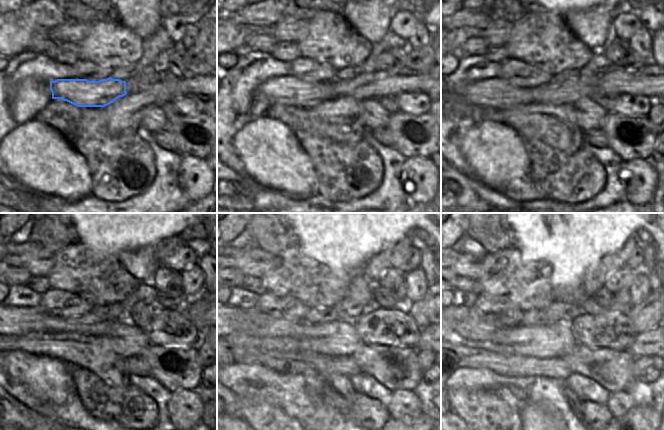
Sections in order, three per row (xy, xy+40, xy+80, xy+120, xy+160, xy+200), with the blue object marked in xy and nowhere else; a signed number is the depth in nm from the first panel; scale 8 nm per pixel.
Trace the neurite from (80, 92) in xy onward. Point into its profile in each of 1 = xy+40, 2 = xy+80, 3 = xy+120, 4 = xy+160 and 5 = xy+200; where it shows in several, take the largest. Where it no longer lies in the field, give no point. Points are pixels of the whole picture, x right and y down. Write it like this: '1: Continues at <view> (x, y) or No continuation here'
1: Continues at xy+40 (288, 90)
2: Continues at xy+80 (498, 94)
3: Continues at xy+120 (39, 319)
4: Continues at xy+160 (252, 322)
5: Continues at xy+200 (468, 322).

